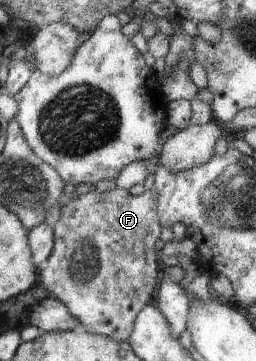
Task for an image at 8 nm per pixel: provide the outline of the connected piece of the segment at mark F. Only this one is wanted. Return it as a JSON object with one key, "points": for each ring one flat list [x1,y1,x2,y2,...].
{"points":[[117,187,103,193,96,190,82,195,73,193,71,197,70,203,62,208,61,219,53,227,54,251,39,272,40,281,47,291,43,295,61,301,78,319,81,328,116,342,127,342,137,313,151,301,153,289,159,283,155,243,161,241,161,223,157,192,145,190,135,196,130,190]]}

